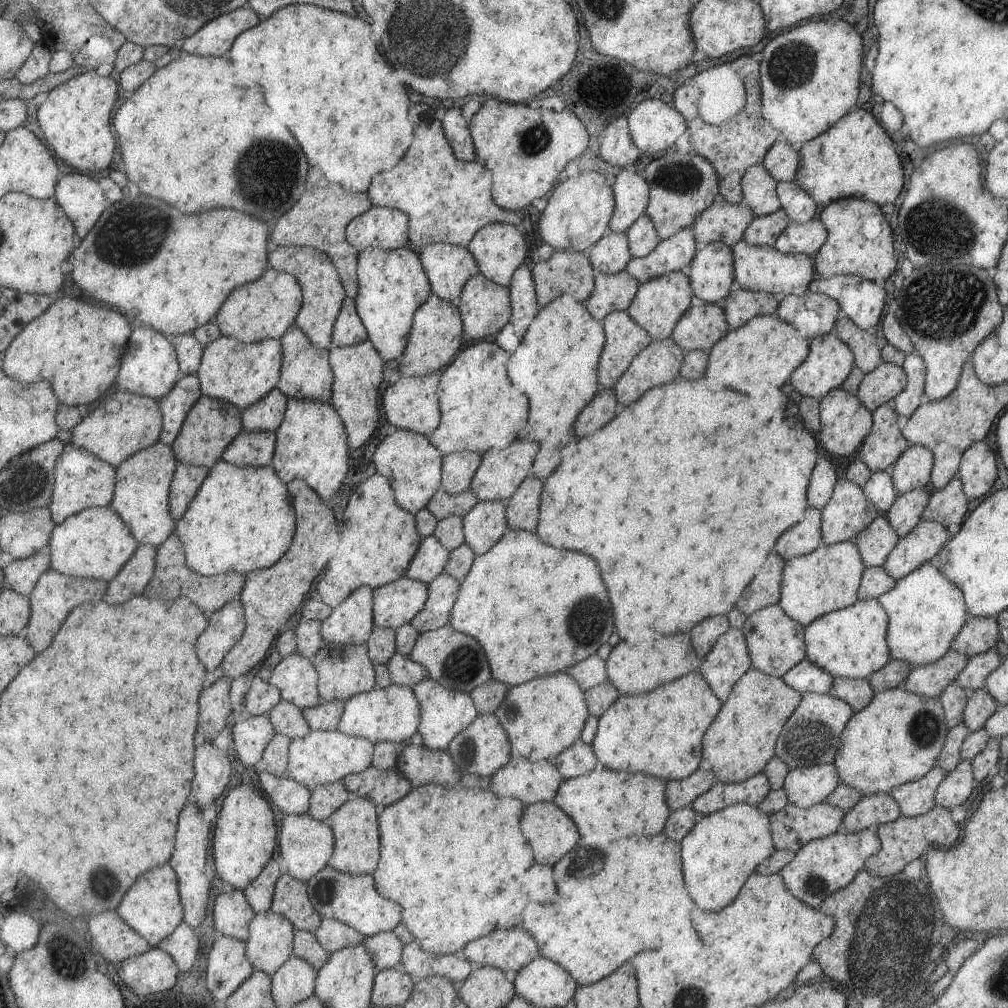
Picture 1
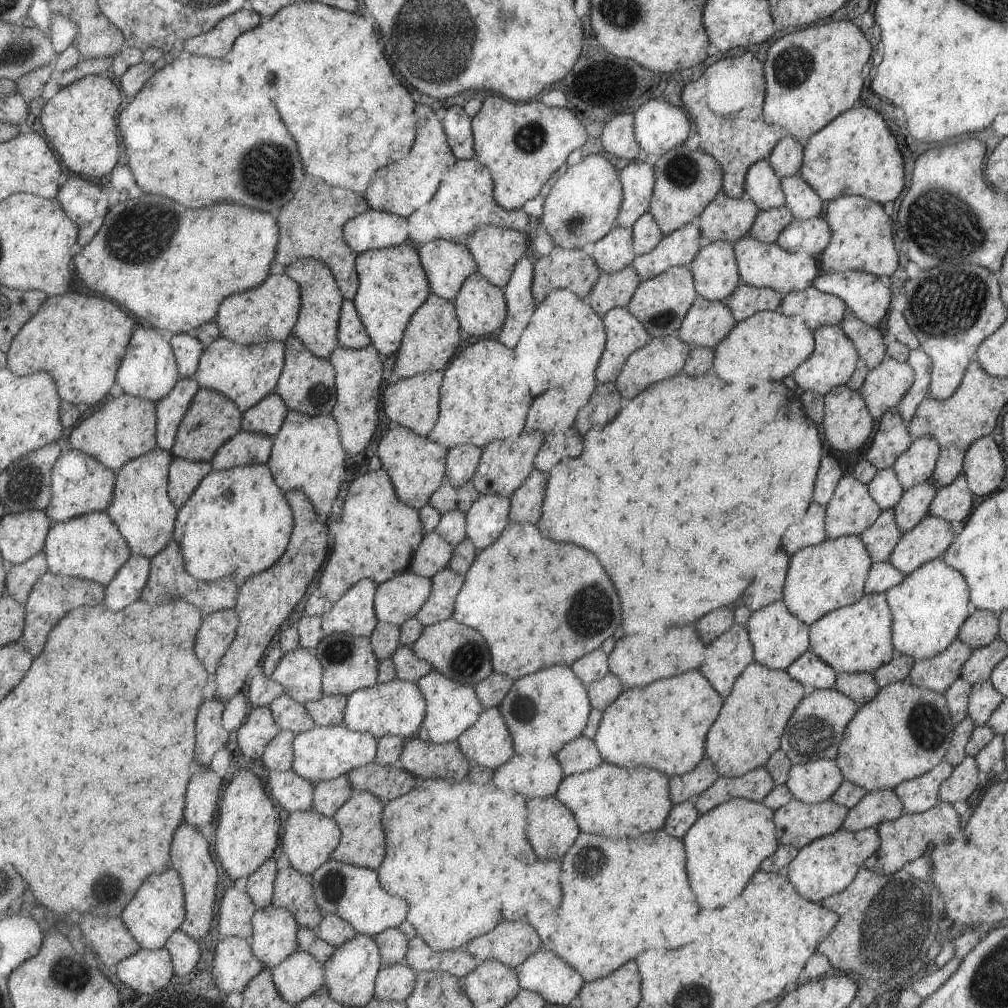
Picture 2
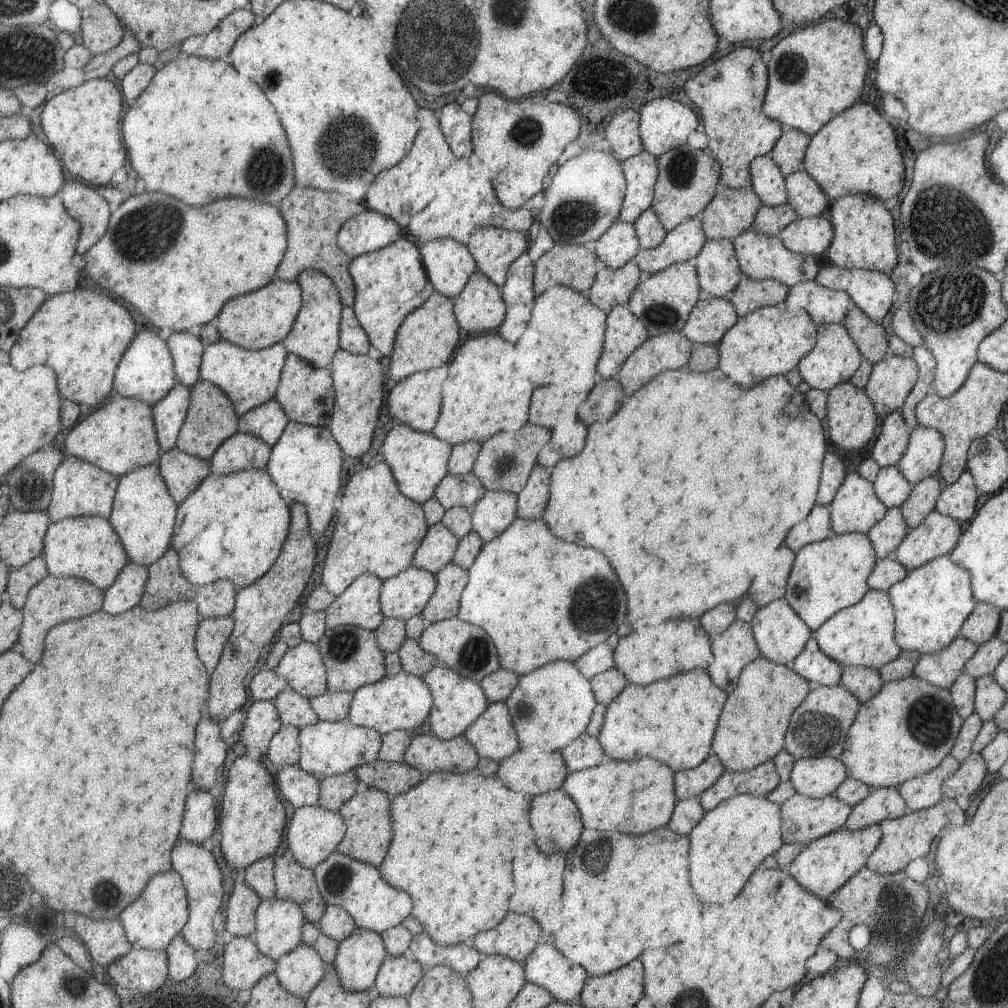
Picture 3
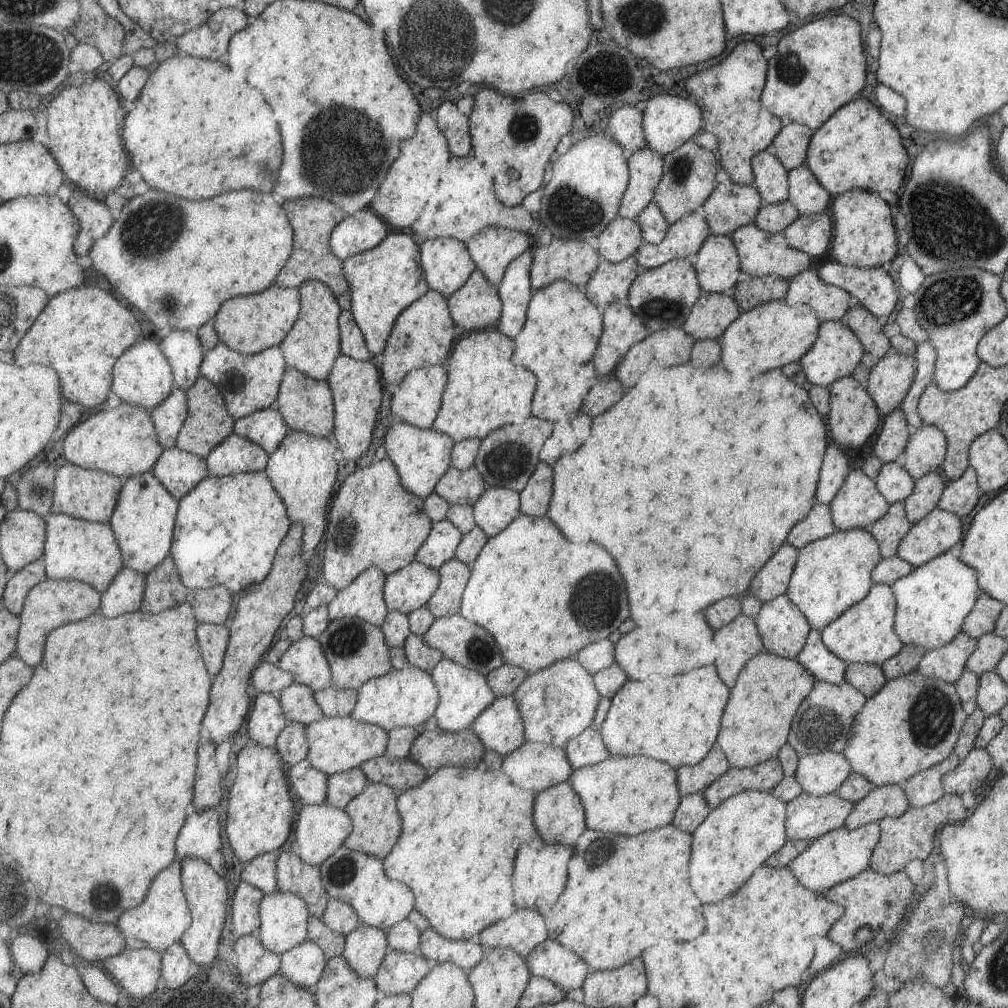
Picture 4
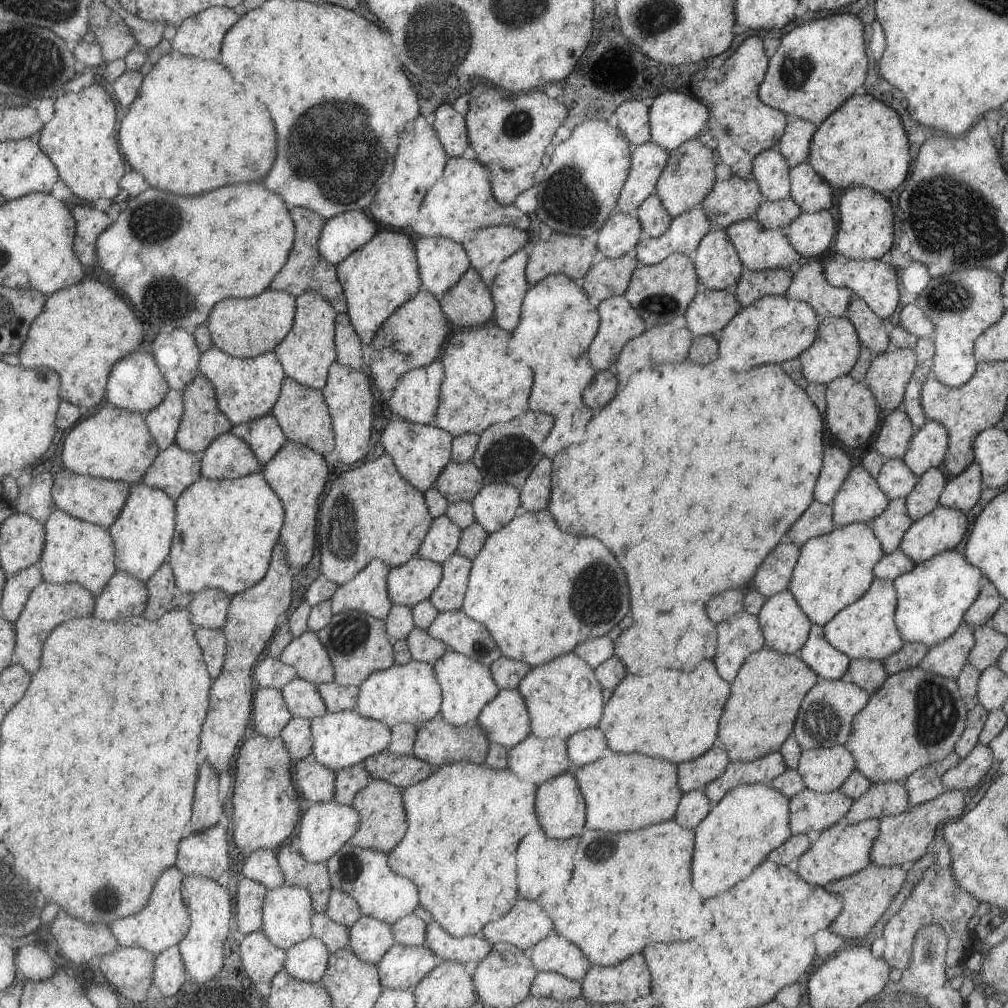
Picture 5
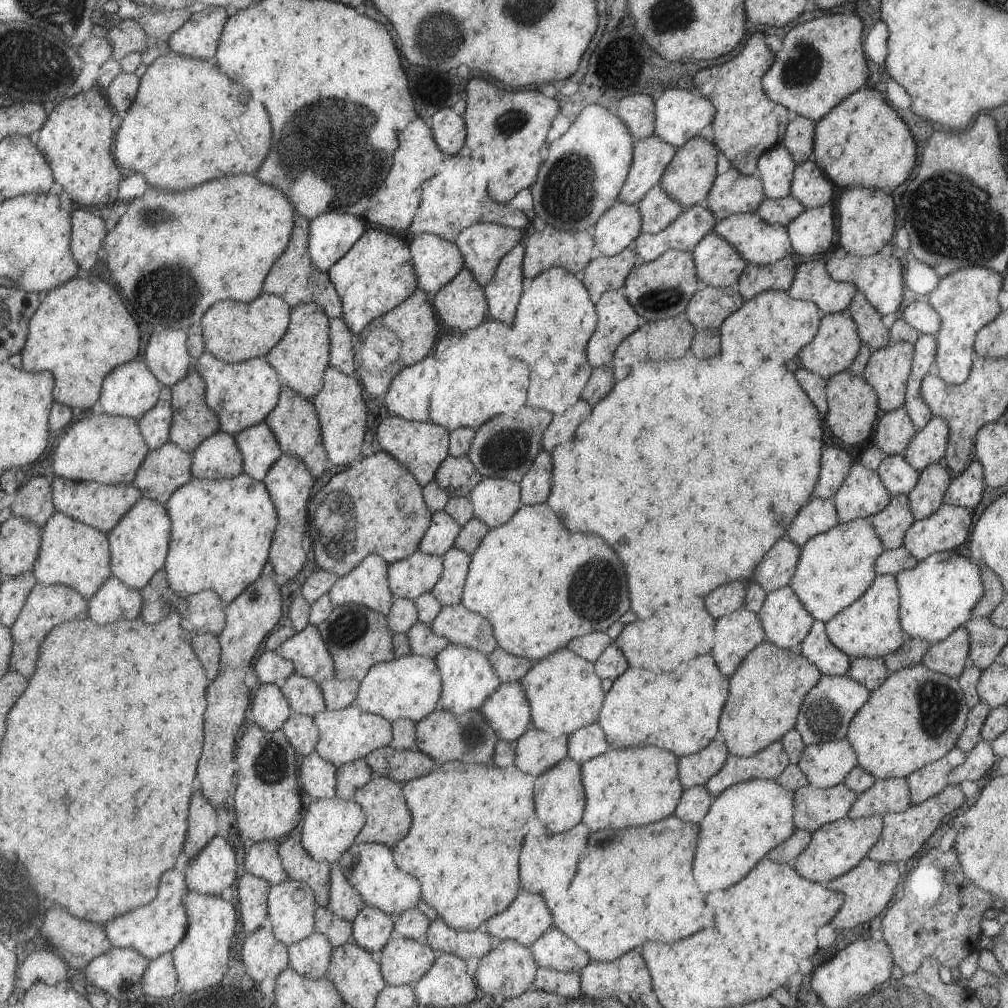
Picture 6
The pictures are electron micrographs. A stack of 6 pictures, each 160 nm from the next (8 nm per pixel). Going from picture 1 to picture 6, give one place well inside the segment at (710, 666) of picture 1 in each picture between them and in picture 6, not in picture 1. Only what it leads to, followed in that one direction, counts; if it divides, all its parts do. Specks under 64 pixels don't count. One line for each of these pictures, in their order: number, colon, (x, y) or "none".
2: (726, 657)
3: (735, 647)
4: (737, 641)
5: (738, 636)
6: (736, 633)

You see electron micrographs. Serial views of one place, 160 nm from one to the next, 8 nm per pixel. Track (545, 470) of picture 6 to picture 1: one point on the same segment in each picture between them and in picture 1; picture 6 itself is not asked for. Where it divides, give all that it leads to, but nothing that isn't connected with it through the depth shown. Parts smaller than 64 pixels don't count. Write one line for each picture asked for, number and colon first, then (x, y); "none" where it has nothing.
1: (522, 506)
2: (525, 503)
3: (531, 500)
4: (534, 498)
5: (534, 494)

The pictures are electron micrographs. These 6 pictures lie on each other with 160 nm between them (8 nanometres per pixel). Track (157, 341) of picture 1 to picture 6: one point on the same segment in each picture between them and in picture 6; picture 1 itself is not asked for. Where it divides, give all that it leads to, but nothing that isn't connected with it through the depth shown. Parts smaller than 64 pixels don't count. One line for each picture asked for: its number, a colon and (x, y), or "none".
2: (150, 370)
3: (147, 371)
4: (143, 376)
5: (136, 383)
6: (133, 389)

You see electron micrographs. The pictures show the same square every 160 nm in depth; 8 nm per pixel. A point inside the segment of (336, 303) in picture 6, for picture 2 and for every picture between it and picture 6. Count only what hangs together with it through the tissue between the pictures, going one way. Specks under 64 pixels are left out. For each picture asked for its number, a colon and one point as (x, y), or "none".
2: (311, 226)
3: (313, 216)
4: (313, 219)
5: (305, 269)

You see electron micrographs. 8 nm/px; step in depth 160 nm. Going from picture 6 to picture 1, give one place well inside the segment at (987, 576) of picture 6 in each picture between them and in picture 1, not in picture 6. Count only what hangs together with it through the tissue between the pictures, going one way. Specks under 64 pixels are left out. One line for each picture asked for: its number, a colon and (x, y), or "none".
1: (978, 634)
2: (981, 627)
3: (981, 625)
4: (981, 619)
5: (988, 599)

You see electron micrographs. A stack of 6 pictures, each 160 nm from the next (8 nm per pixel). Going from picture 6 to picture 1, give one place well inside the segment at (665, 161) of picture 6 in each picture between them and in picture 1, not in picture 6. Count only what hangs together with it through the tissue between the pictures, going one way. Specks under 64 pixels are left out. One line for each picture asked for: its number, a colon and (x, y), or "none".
1: (630, 192)
2: (637, 179)
3: (639, 171)
4: (644, 166)
5: (647, 161)

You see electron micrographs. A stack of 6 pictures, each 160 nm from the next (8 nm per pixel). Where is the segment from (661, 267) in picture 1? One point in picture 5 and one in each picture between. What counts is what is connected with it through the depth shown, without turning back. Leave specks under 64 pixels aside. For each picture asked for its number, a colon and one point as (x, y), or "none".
2: (677, 249)
3: (685, 240)
4: (685, 236)
5: (684, 232)

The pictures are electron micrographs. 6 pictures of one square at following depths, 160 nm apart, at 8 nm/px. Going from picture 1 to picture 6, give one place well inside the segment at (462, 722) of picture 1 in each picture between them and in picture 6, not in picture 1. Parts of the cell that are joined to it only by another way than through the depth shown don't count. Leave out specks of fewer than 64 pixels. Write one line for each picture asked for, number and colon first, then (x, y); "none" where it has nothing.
2: (451, 708)
3: (456, 701)
4: (463, 694)
5: (466, 686)
6: (467, 678)

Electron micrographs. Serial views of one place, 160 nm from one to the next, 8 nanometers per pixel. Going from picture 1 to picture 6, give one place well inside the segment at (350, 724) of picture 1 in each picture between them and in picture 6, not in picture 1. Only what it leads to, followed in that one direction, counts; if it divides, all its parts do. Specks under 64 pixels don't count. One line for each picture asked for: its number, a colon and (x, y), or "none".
2: (397, 707)
3: (401, 702)
4: (406, 697)
5: (409, 693)
6: (408, 687)

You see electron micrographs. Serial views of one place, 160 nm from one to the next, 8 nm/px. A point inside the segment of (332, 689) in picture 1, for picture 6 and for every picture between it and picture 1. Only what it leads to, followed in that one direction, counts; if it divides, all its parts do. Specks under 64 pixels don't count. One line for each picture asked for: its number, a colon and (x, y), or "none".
2: (348, 663)
3: (351, 657)
4: (356, 651)
5: (357, 644)
6: (357, 637)

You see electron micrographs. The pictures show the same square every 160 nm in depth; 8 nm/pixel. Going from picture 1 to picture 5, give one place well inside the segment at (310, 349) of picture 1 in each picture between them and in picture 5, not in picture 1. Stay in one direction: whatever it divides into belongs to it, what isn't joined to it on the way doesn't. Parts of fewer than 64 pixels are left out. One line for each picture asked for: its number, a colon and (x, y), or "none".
2: (307, 385)
3: (306, 393)
4: (306, 404)
5: (302, 414)

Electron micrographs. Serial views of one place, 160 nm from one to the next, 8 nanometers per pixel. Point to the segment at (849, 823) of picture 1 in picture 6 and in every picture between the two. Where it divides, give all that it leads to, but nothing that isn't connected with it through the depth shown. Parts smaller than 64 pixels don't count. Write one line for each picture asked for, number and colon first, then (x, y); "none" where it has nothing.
2: (882, 805)
3: (882, 803)
4: (885, 801)
5: (884, 799)
6: (884, 796)

